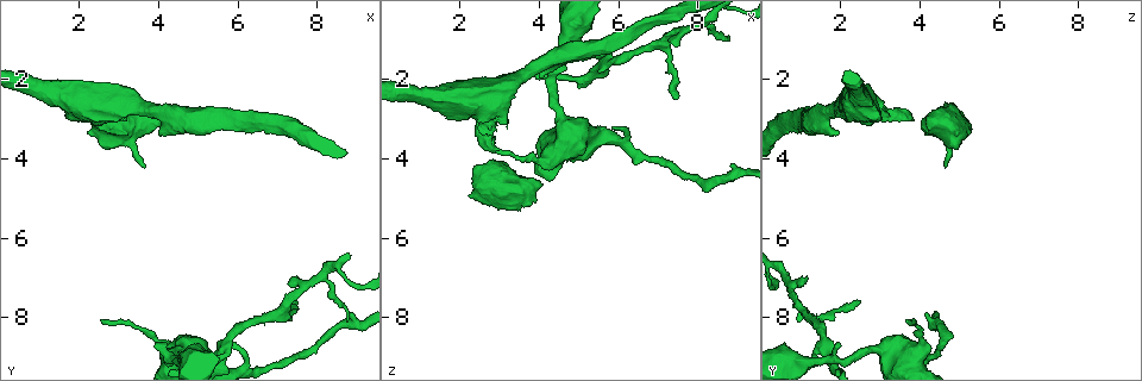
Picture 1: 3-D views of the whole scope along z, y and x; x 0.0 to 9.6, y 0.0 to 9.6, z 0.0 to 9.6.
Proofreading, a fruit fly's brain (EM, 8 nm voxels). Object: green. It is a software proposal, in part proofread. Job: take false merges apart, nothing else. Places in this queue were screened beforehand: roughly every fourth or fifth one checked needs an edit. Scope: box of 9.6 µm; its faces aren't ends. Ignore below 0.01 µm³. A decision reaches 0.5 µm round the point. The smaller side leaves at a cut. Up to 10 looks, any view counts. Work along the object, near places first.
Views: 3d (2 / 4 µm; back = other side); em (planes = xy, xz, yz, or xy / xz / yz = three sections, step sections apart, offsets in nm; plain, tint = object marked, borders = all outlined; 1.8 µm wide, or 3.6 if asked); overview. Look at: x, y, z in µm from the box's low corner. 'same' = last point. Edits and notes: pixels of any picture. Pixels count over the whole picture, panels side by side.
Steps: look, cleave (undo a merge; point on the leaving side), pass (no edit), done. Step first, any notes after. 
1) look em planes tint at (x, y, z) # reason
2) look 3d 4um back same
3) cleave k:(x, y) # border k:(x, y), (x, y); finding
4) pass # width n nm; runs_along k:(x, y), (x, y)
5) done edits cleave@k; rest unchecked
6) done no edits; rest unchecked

look em planes tint at (5.60, 8.85, 1.50) # three arms meet

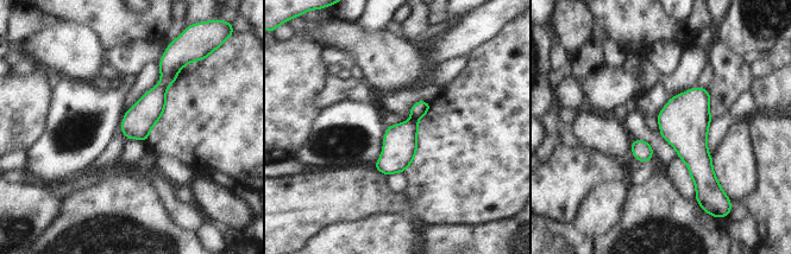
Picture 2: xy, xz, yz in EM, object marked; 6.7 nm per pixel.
cleave 2:(400, 144) # width 200 nm; two cells meet here

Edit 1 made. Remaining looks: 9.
look em planes borders at (4.45, 9.10, 3.75) # thick turns thin

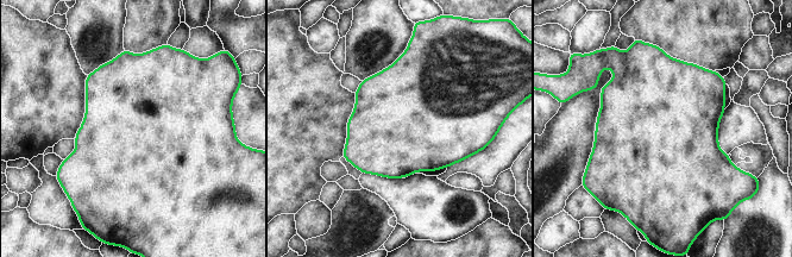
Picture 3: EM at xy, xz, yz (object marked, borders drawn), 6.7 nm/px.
pass # one cell here

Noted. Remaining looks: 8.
look 3d 4um at (2.60, 3.30, 4.90) # sudden change in width

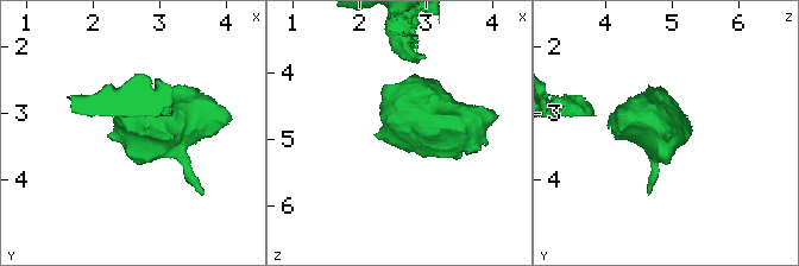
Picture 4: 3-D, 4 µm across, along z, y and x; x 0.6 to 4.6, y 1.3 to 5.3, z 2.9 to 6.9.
look em 3.6um xz step 16 tint at (2.60, 3.30, 4.95) # now the EM

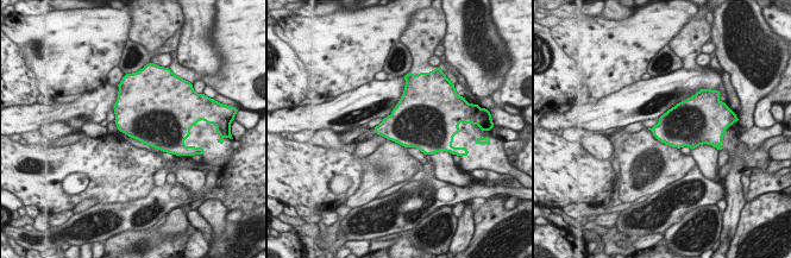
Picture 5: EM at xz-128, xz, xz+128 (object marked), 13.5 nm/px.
look em 3.6um planes tint same # cut it another way

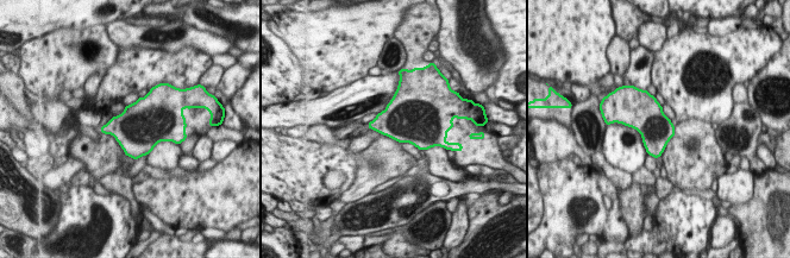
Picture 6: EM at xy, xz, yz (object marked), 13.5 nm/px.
pass # one cell here

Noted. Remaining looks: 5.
done edits cleave@2; rest unchecked

